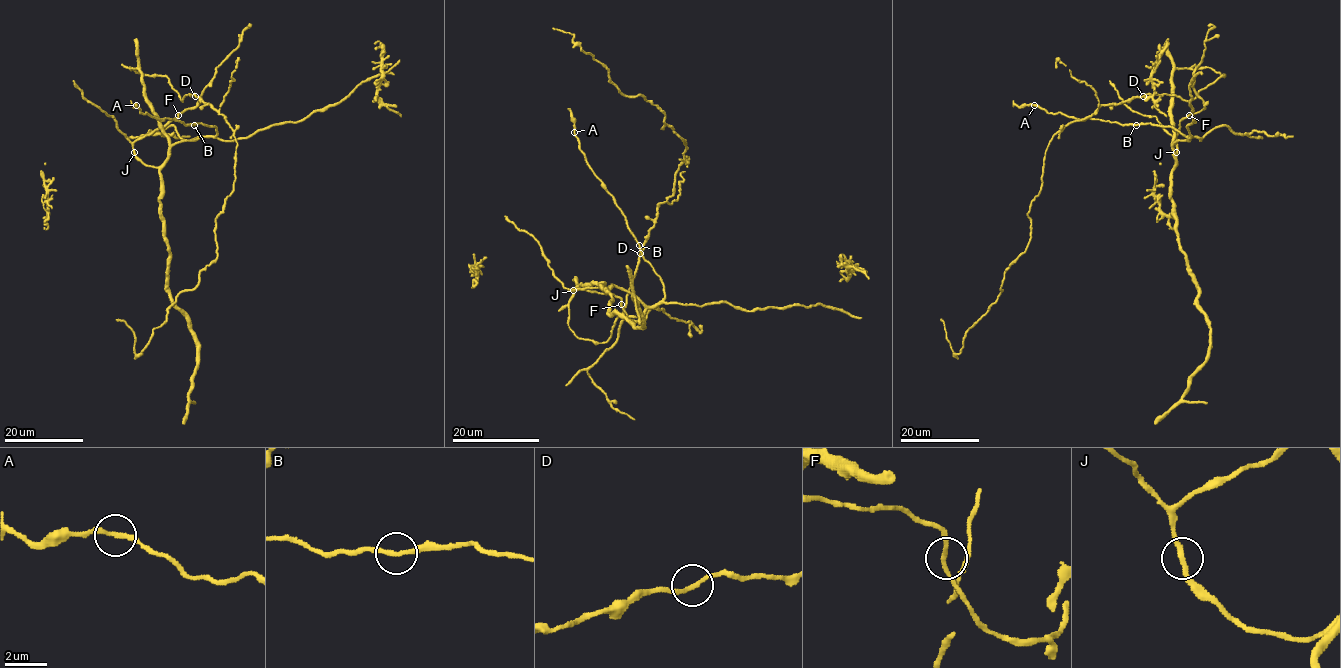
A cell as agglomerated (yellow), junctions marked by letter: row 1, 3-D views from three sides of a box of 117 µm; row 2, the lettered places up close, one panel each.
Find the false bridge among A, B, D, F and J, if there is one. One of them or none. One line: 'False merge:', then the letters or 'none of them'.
False merge: none of them

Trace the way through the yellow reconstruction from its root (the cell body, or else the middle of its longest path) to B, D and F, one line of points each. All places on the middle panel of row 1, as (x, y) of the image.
B: (617, 318), (605, 342), (581, 339), (569, 300), (579, 285), (617, 285), (656, 306), (662, 279), (639, 245)
D: (617, 318), (625, 308), (640, 253)
F: (617, 318), (605, 342), (579, 338), (568, 326), (574, 290), (612, 285), (571, 290), (614, 294), (621, 304)

